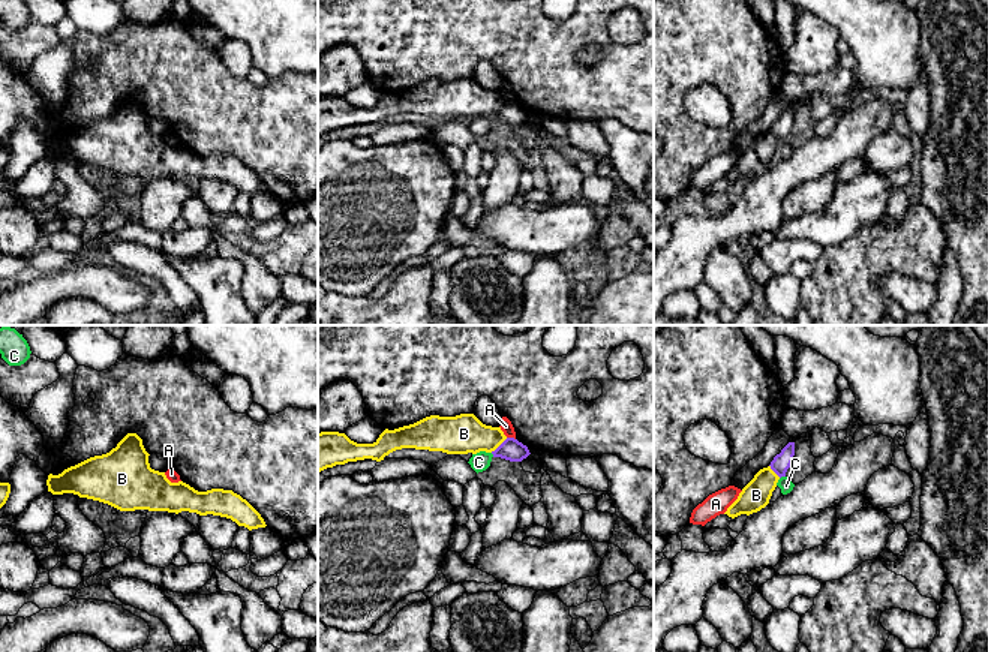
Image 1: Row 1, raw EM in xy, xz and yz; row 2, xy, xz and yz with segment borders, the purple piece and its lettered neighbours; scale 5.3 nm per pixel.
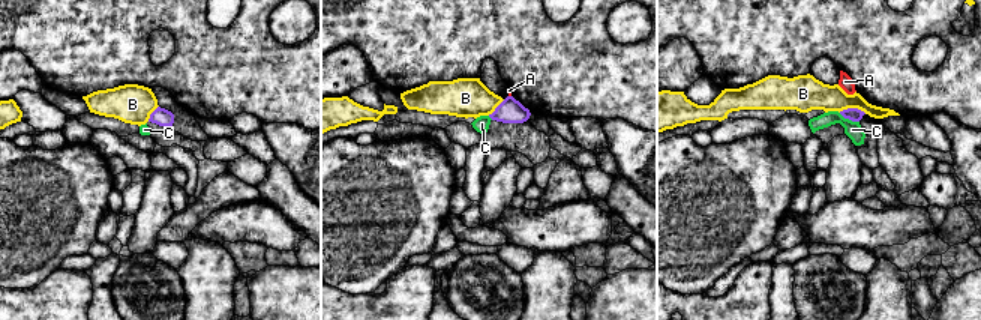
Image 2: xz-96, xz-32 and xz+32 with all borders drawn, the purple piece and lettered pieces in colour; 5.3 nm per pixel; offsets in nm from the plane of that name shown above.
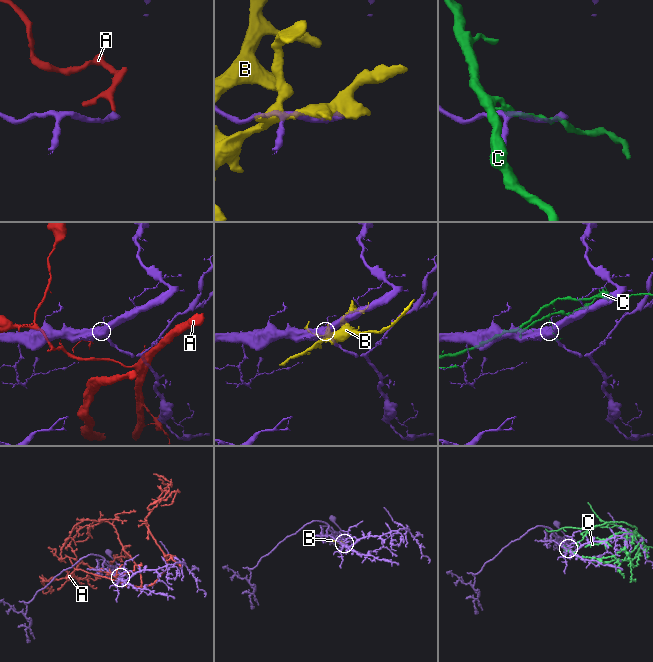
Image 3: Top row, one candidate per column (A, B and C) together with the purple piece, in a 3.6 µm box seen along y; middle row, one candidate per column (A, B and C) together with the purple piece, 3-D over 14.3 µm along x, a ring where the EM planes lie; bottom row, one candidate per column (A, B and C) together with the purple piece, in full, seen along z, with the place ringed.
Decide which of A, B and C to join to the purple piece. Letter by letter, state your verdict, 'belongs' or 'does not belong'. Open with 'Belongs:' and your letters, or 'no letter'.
Belongs: no letter
A: does not belong
B: does not belong
C: does not belong

